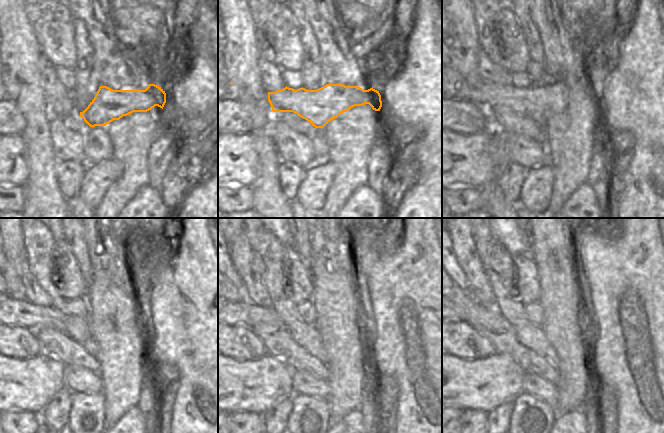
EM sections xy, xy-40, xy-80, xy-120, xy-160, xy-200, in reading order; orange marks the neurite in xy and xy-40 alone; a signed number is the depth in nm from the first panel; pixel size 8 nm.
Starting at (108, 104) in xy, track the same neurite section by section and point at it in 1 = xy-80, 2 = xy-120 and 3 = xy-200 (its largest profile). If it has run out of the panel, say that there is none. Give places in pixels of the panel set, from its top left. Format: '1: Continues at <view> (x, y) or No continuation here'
1: Continues at xy-80 (538, 103)
2: Continues at xy-120 (14, 312)
3: Continues at xy-200 (462, 315).

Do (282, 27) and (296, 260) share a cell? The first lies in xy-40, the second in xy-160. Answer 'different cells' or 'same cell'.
same cell

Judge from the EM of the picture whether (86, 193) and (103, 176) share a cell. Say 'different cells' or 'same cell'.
same cell

